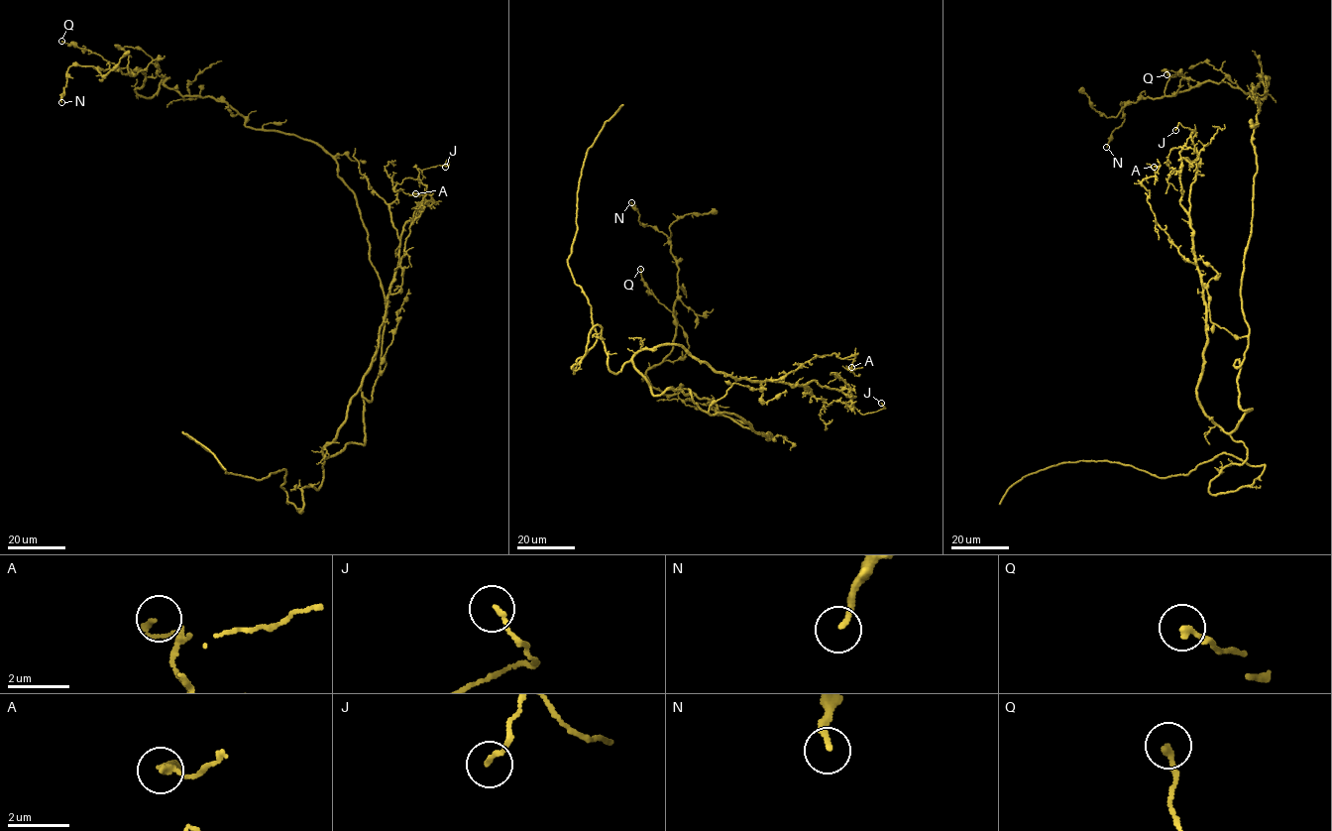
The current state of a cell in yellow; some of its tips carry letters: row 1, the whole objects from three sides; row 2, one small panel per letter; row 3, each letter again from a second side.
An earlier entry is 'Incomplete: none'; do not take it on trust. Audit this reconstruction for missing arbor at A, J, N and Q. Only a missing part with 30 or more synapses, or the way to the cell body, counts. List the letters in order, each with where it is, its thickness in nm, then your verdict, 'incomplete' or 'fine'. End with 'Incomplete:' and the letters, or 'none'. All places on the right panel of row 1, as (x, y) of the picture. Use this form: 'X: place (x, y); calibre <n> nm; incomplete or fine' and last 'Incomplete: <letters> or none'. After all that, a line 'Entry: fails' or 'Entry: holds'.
A: place (1154, 167); calibre 150 nm; fine
J: place (1175, 130); calibre 130 nm; fine
N: place (1106, 147); calibre 180 nm; fine
Q: place (1166, 74); calibre 200 nm; fine
Incomplete: none
Entry: holds

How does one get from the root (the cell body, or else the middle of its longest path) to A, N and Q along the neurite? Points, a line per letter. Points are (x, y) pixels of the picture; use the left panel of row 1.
A: (382, 351), (372, 400), (362, 393), (365, 443), (324, 457), (400, 289), (423, 209), (415, 193)
N: (382, 351), (368, 230), (317, 145), (247, 127), (168, 78), (141, 96), (138, 68), (71, 66), (61, 102)
Q: (382, 351), (382, 285), (330, 155), (168, 78), (141, 96), (141, 69), (61, 41)

